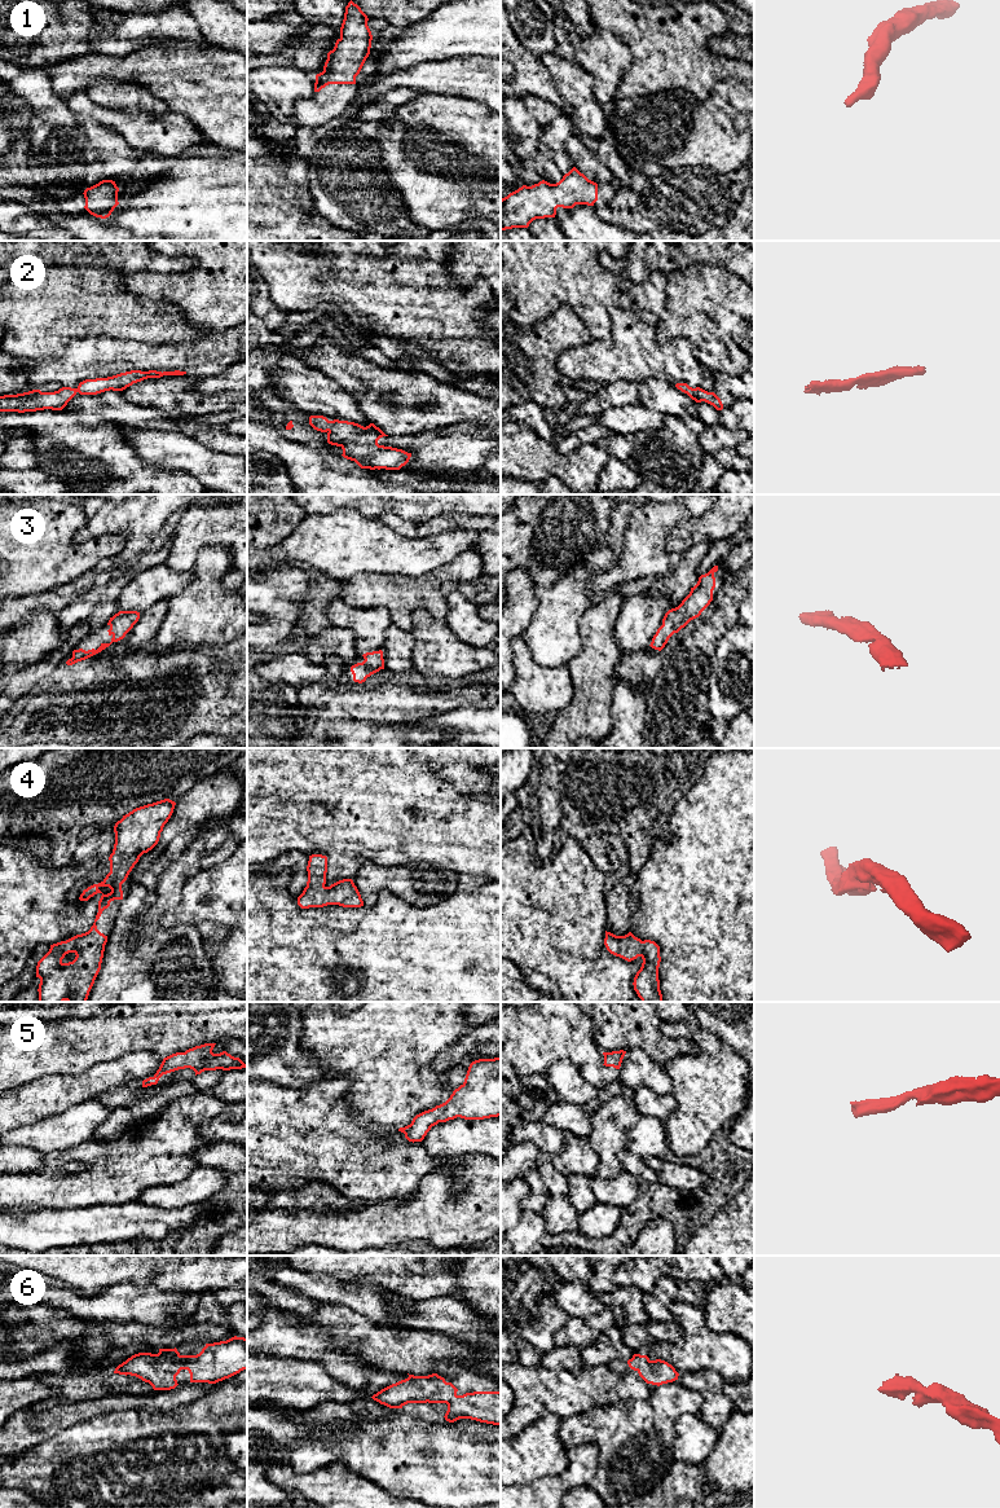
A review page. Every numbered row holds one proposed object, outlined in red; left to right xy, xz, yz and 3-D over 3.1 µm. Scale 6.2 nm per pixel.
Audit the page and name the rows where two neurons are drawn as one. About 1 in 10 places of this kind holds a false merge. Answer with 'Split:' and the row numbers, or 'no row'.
Split: no row

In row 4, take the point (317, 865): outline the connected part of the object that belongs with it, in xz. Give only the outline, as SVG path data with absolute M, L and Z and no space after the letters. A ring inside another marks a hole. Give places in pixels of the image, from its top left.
M322 854L309 856L308 882L303 893L298 897L301 909L339 905L343 907L361 907L364 901L352 879L339 880L326 887L327 857Z

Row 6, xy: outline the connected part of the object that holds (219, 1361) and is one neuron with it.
M247 1338L206 1344L197 1355L181 1355L177 1349L159 1349L158 1354L138 1353L119 1364L114 1373L131 1375L149 1382L154 1390L171 1390L176 1376L188 1369L190 1382L216 1384L247 1369Z

